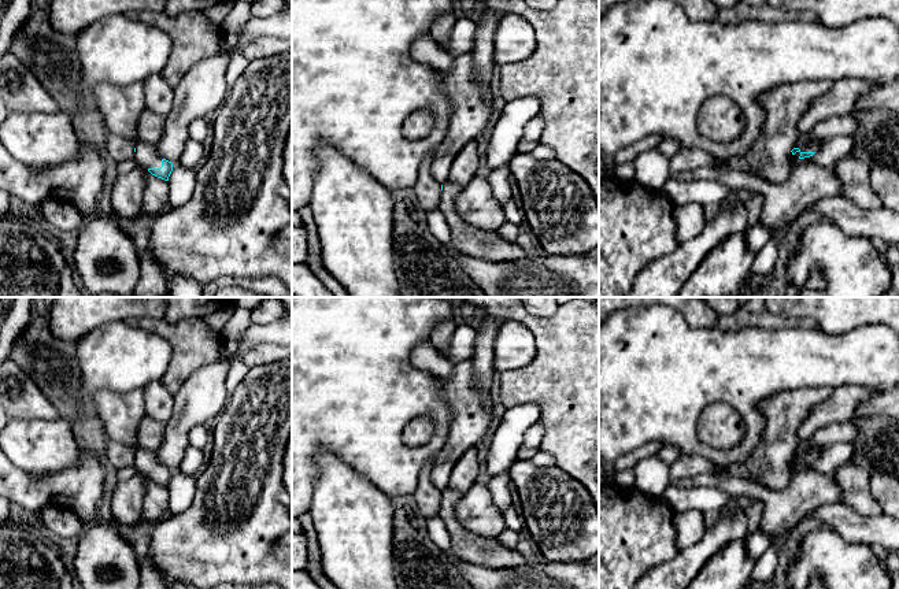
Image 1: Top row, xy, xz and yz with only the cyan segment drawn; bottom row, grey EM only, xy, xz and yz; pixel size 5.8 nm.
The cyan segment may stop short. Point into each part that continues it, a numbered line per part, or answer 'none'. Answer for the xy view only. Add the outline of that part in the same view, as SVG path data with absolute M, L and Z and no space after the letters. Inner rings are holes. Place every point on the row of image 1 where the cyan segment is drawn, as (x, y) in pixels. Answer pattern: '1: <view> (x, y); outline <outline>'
1: xy (145, 155); outline M137 140L136 142L134 160L137 164L145 167L147 170L162 167L162 158L158 155L156 148L141 140Z

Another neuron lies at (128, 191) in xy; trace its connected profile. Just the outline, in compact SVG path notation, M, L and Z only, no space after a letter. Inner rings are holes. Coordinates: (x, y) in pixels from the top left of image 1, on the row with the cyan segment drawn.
M137 164L132 171L116 177L111 188L111 205L118 219L133 219L143 212L147 171Z

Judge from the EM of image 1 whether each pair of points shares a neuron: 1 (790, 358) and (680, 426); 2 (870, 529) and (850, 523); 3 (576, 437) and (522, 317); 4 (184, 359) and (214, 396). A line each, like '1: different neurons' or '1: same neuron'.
1: same neuron
2: same neuron
3: same neuron
4: different neurons

